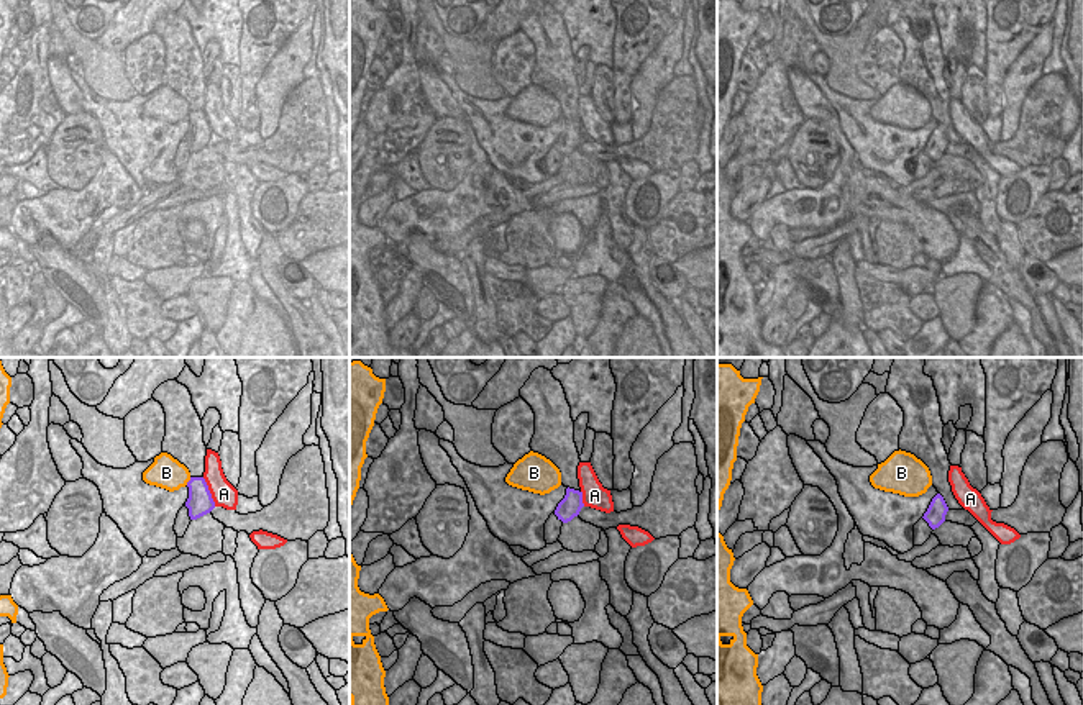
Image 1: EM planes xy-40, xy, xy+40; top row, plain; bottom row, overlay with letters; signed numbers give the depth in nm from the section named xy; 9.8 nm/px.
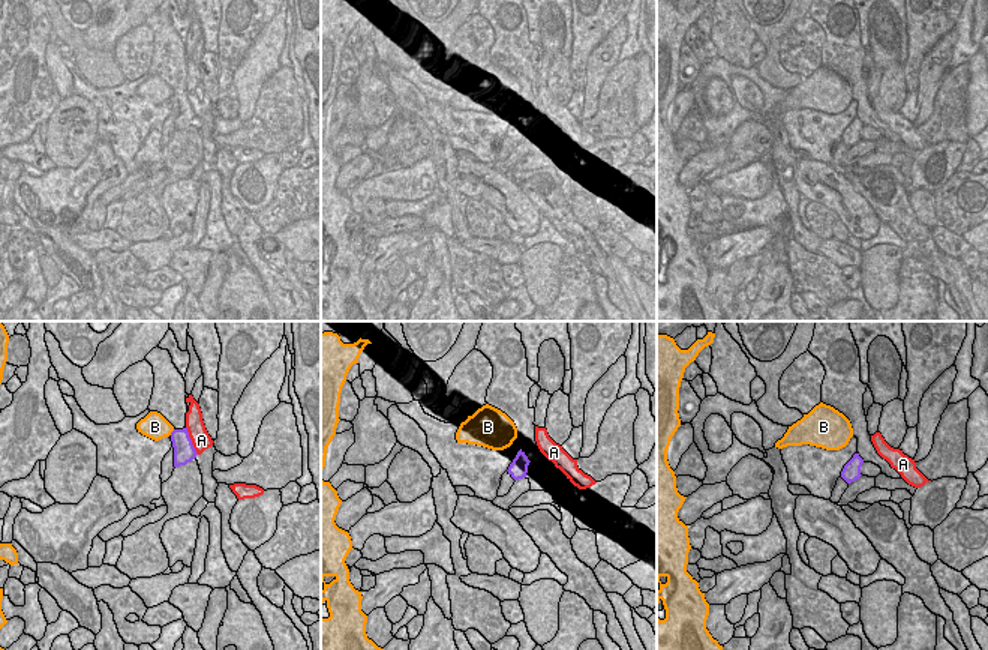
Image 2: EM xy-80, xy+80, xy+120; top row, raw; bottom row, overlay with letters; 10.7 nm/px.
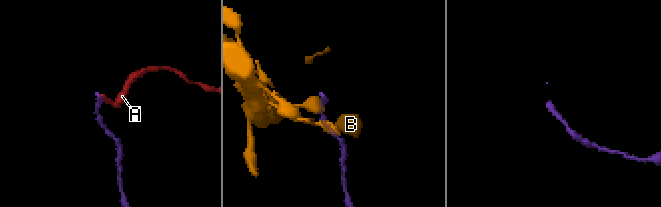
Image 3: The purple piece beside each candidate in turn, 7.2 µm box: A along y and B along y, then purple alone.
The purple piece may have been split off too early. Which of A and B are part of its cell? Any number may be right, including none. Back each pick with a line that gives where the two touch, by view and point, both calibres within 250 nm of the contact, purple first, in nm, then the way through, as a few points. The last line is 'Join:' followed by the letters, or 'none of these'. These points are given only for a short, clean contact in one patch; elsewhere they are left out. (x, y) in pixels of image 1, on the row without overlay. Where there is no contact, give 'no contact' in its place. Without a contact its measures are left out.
Join: none of these

